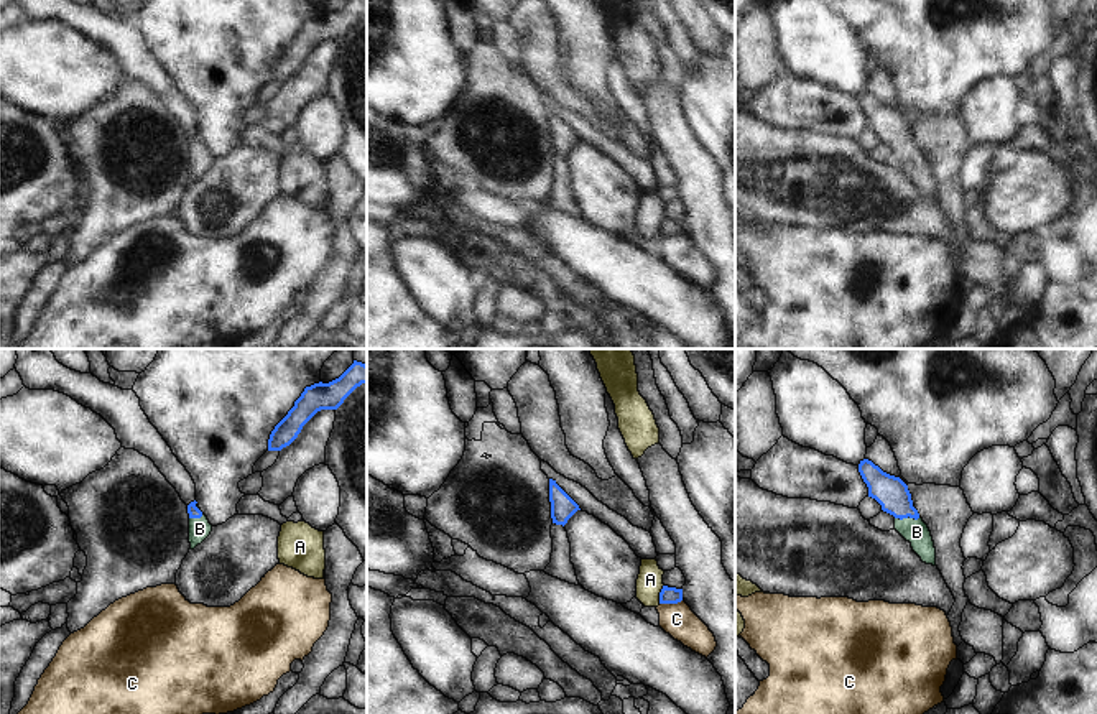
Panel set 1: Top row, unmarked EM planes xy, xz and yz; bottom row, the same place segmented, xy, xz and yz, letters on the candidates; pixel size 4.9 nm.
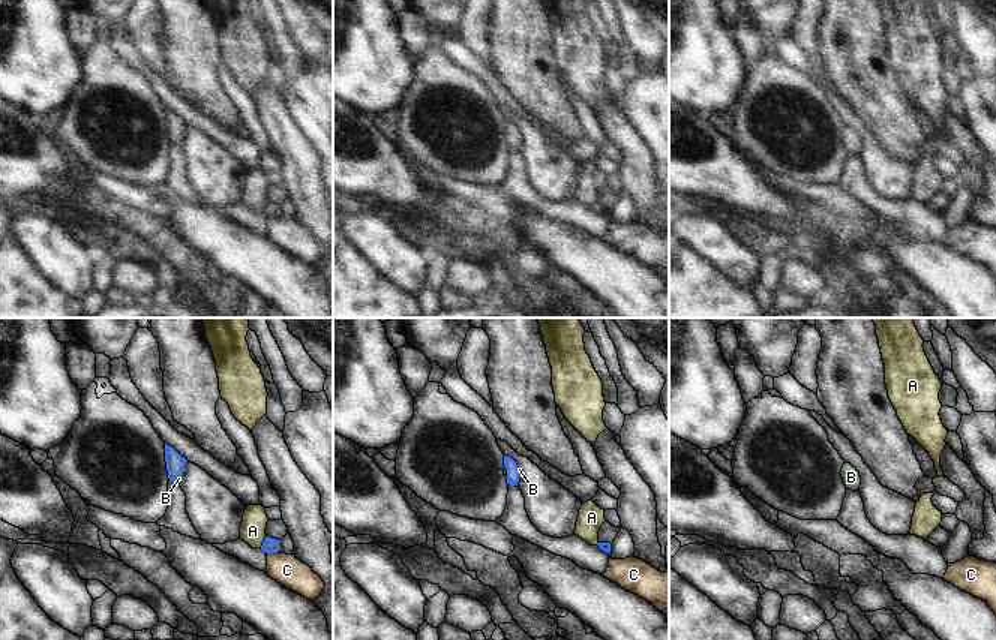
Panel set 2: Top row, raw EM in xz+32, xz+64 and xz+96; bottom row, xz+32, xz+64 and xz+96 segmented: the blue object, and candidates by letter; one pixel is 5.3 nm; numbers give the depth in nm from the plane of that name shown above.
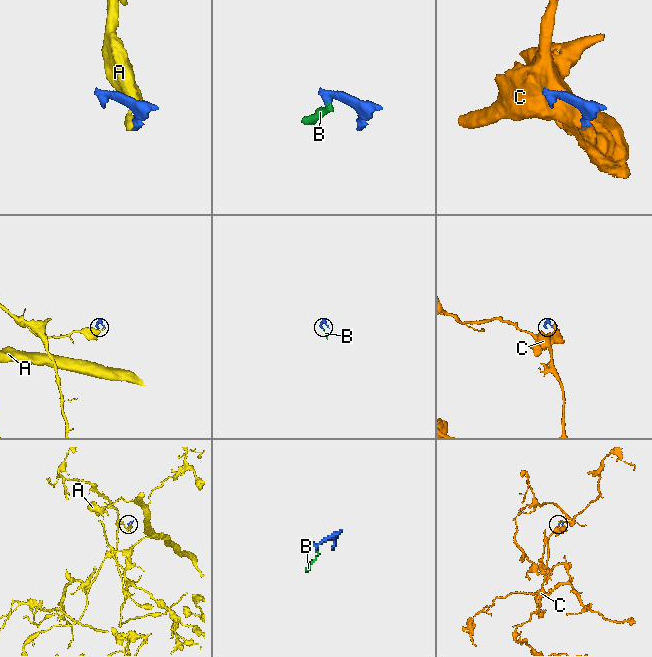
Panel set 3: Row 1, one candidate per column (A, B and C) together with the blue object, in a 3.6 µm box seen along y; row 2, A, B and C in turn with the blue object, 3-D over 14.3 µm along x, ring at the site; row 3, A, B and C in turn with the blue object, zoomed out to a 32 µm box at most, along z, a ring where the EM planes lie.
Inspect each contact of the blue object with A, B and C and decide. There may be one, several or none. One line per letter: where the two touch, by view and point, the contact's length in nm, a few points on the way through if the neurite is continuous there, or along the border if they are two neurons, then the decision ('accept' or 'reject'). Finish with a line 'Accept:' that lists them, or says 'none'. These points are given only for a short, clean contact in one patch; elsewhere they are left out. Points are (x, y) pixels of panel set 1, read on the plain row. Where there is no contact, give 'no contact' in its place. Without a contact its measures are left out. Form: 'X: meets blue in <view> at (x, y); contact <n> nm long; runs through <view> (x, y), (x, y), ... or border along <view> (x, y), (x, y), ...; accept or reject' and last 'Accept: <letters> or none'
A: meets blue in xz at (660, 226); contact 100 nm long; border along xz (663, 216), (658, 234); reject
B: meets blue in yz at (907, 148); contact 130 nm long; runs through yz (890, 124), (907, 148), (916, 163); accept
C: meets blue in xz at (670, 234); contact 110 nm long; border along xz (681, 231), (671, 236), (660, 236); reject
Accept: B

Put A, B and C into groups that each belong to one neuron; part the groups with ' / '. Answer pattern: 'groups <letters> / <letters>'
groups A / B / C

